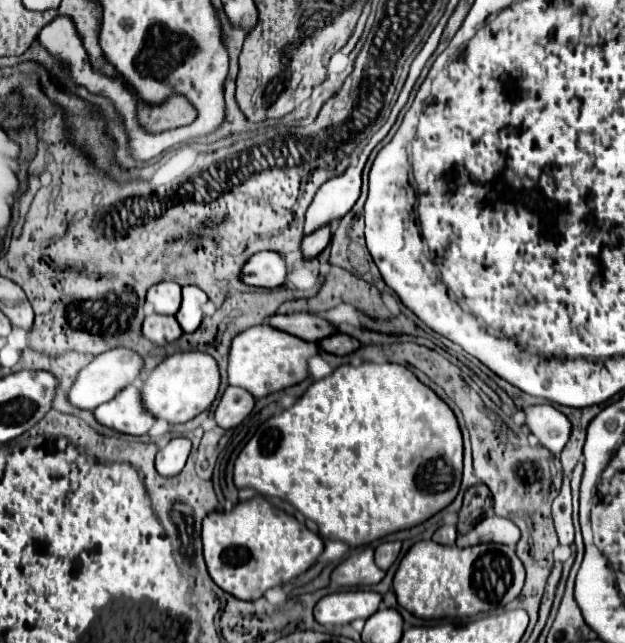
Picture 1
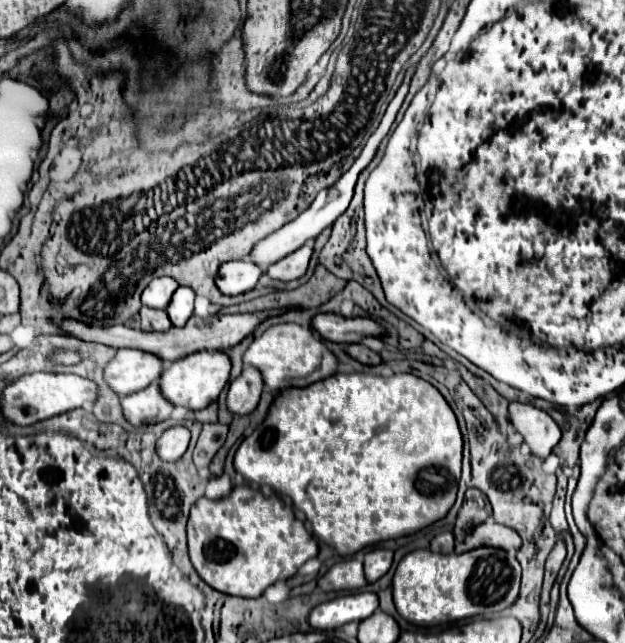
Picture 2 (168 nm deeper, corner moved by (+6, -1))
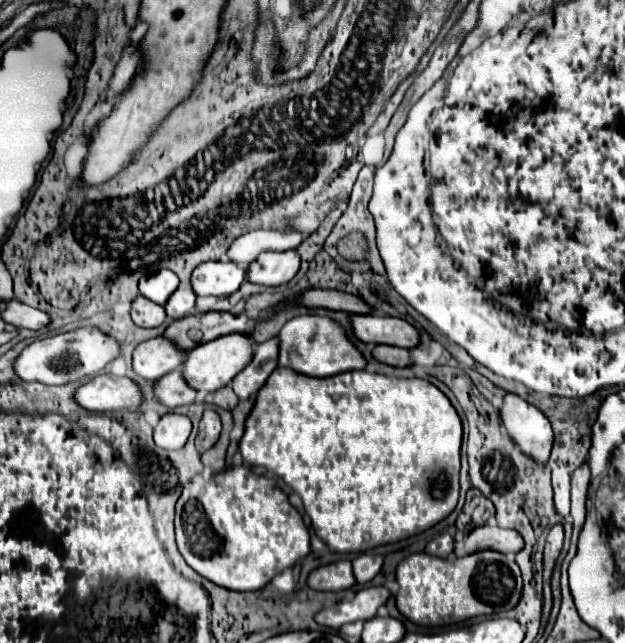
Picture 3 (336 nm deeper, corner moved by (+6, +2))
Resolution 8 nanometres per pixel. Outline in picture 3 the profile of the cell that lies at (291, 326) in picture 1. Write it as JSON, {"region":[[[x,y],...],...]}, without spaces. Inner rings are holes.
{"region":[[[350,314],[350,324],[354,336],[362,342],[390,344],[398,348],[414,348],[418,344],[416,328],[400,318]]]}

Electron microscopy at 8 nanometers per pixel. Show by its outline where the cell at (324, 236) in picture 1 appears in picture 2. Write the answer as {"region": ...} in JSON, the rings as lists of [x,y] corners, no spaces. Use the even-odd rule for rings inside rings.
{"region":[[[308,241],[304,247],[300,247],[298,251],[290,253],[282,261],[272,263],[266,269],[266,275],[270,279],[274,279],[274,281],[284,281],[284,283],[300,279],[306,273],[306,269],[308,269],[310,257],[312,257],[312,241]]]}

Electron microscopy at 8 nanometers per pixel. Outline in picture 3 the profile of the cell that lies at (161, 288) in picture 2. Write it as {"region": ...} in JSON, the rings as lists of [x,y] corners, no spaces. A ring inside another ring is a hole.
{"region":[[[166,268],[164,270],[158,270],[150,278],[142,278],[140,280],[140,292],[148,300],[152,300],[152,302],[156,302],[160,306],[166,304],[166,300],[170,298],[170,294],[176,288],[178,288],[178,276],[174,276],[174,272],[166,270]]]}

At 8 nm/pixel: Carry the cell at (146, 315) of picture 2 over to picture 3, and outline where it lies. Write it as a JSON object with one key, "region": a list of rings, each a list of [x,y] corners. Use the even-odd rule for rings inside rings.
{"region":[[[138,296],[132,304],[132,320],[136,326],[142,328],[156,328],[162,326],[166,320],[166,310],[150,300],[146,300],[144,296]]]}

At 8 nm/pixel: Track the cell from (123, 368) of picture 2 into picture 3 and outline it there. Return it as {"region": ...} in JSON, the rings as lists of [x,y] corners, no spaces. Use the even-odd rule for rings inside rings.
{"region":[[[152,338],[136,346],[132,354],[132,368],[144,380],[160,380],[164,374],[182,366],[184,352],[178,352],[162,338]]]}

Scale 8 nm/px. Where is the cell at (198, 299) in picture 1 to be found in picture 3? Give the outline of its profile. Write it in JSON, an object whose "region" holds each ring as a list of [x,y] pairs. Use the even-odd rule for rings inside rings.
{"region":[[[180,286],[166,302],[166,312],[172,320],[178,320],[182,316],[188,316],[194,312],[194,300],[196,300],[196,294],[192,288],[186,288],[186,286]]]}

